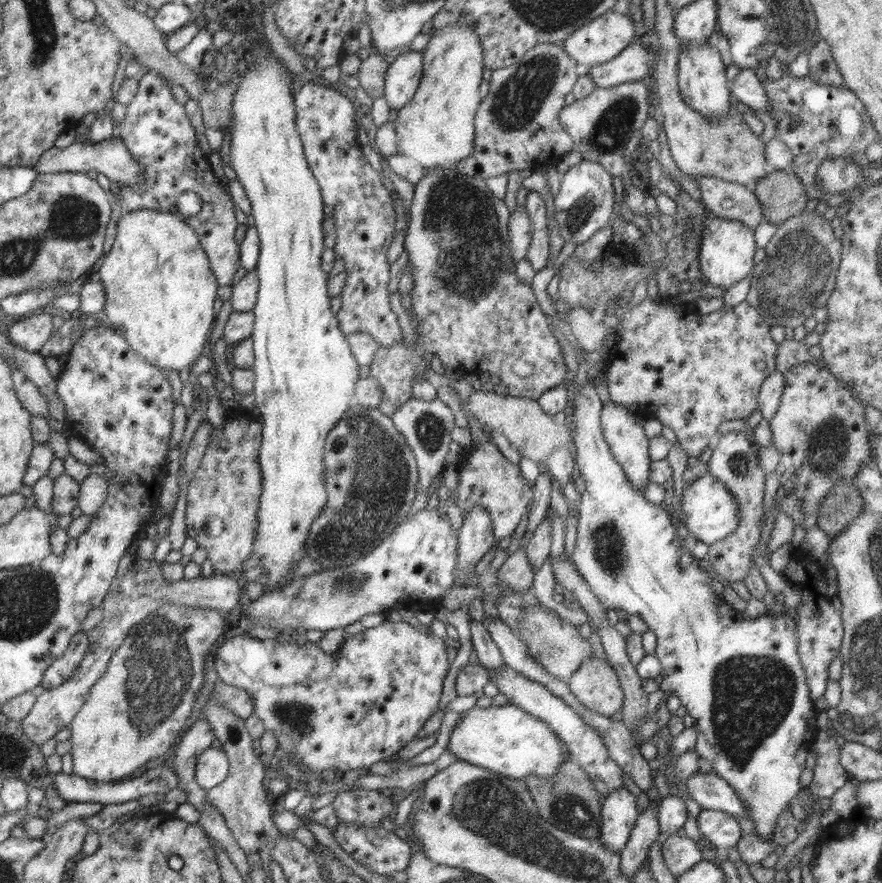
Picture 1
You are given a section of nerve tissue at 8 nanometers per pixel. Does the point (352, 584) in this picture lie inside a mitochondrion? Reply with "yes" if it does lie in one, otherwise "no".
yes

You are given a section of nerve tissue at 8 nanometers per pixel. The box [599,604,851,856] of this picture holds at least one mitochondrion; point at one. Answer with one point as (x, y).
(753, 696)

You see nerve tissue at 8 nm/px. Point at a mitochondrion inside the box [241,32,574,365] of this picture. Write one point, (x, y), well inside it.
(475, 263)

